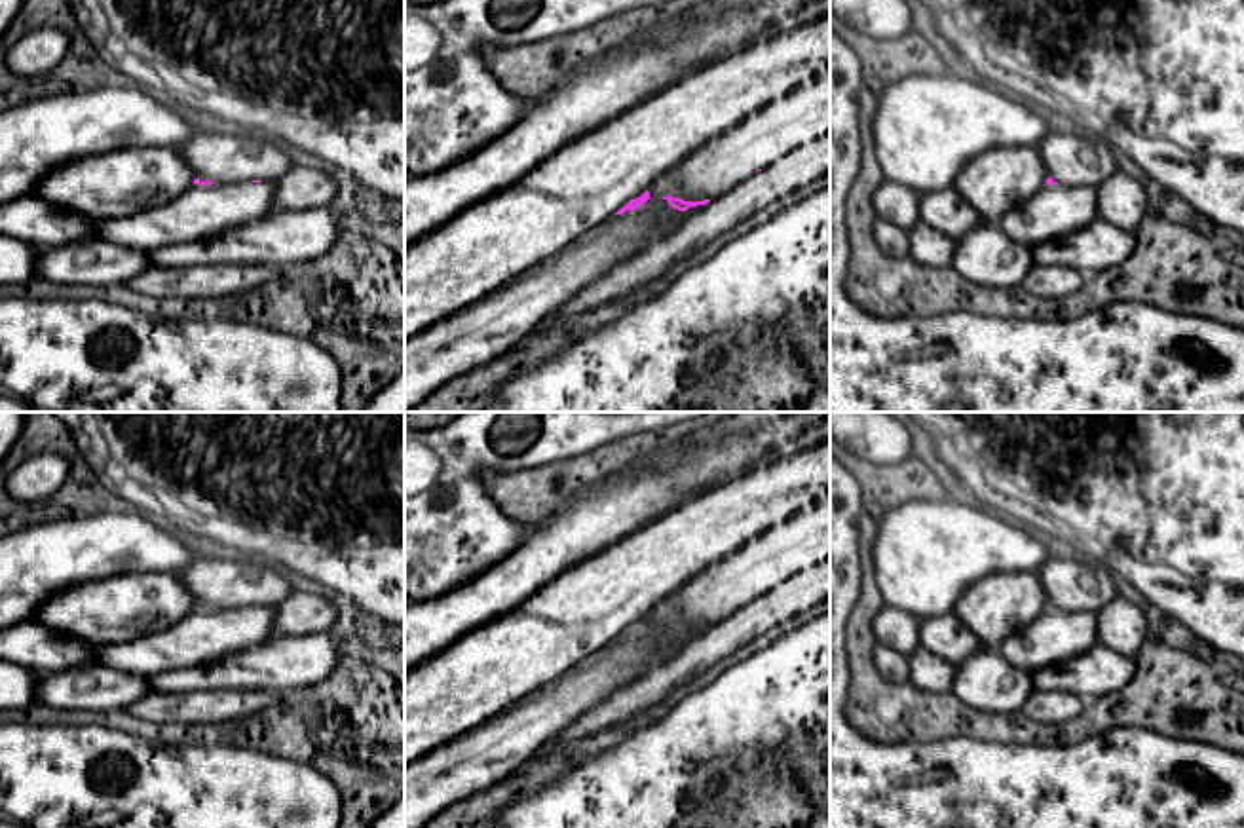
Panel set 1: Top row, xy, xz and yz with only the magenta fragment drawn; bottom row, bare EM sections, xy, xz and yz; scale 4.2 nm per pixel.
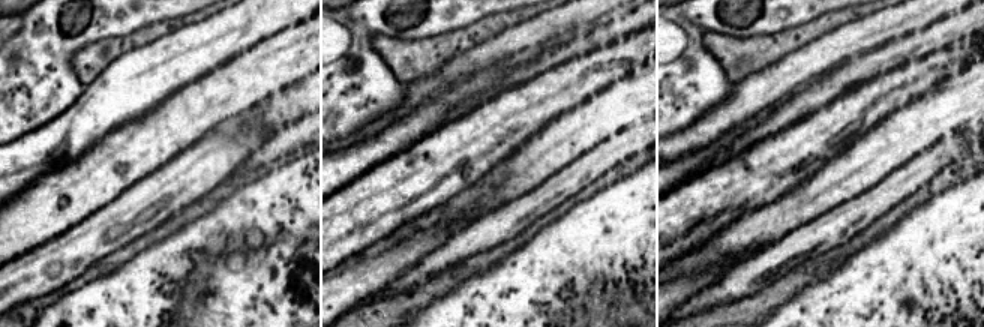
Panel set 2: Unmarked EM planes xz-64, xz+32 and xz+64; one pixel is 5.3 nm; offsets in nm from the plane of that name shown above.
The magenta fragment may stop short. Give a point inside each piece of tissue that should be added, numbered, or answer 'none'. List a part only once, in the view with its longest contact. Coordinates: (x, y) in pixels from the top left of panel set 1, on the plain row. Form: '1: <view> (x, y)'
1: xz (800, 542)

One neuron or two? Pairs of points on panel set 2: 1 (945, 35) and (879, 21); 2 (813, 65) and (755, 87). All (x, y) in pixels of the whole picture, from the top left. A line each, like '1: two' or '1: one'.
1: two
2: one

